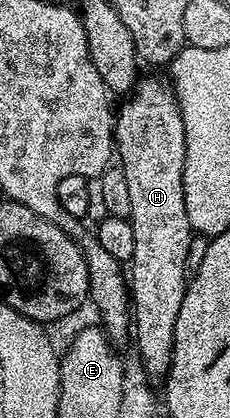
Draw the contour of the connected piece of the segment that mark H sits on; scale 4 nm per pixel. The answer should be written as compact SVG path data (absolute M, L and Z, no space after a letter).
M140 78L133 90L126 96L123 108L118 108L115 117L115 134L113 136L113 147L117 152L118 166L125 173L125 181L129 184L129 201L133 205L131 210L131 224L133 225L133 257L129 264L129 302L133 308L133 347L139 352L144 369L151 377L166 376L167 370L171 368L173 357L173 345L175 344L175 330L177 329L177 313L181 313L181 301L185 301L185 293L189 282L189 270L187 258L189 257L190 243L193 238L193 216L185 209L185 197L183 196L183 165L185 159L185 125L181 117L179 103L175 99L174 90L167 87L159 79Z

